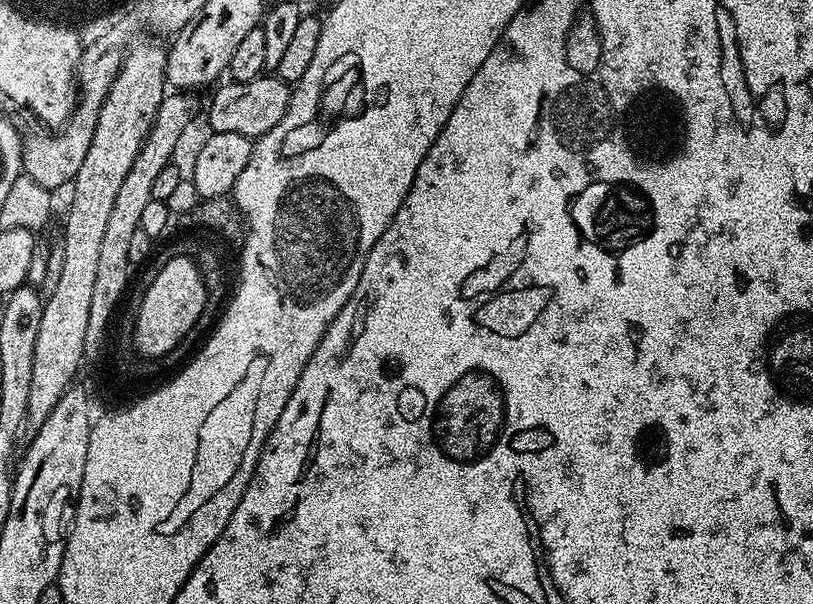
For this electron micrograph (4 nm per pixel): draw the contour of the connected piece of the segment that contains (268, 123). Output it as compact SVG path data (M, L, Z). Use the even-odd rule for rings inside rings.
M261 74L257 80L250 82L227 83L221 83L215 89L217 92L213 94L212 101L208 104L208 124L212 132L259 138L274 130L278 122L282 122L282 114L286 114L286 106L292 97L292 88L279 76Z

